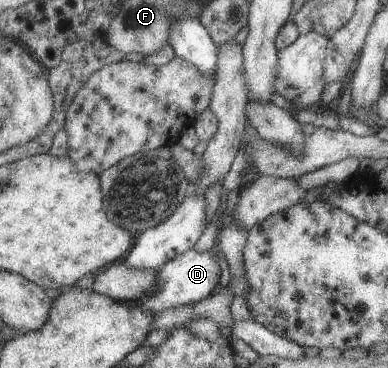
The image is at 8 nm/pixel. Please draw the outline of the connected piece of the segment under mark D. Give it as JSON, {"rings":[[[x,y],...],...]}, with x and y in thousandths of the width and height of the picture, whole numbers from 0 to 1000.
{"rings":[[[554,674],[539,682],[487,677],[482,685],[454,696],[410,731],[402,777],[369,810],[353,818],[371,840],[415,848],[430,837],[497,826],[534,810],[567,783],[570,717],[554,701]]]}

